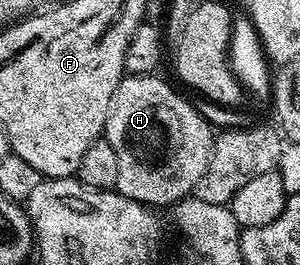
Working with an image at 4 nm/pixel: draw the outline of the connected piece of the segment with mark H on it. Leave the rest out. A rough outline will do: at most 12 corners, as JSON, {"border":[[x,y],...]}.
{"border":[[126,74],[103,137],[117,194],[196,192],[215,131],[156,74]]}

